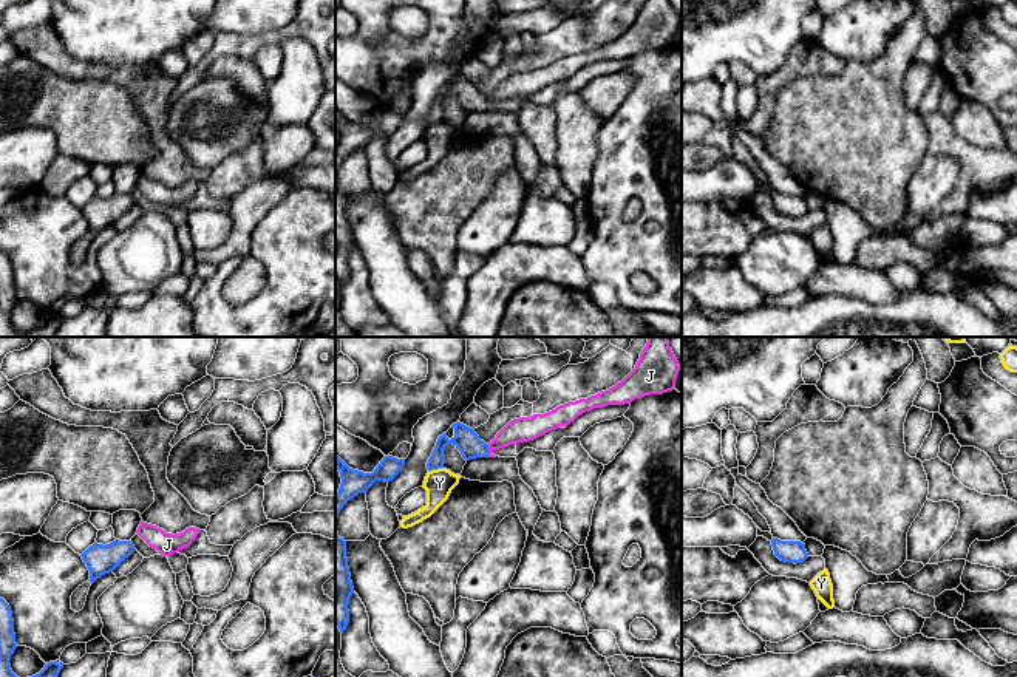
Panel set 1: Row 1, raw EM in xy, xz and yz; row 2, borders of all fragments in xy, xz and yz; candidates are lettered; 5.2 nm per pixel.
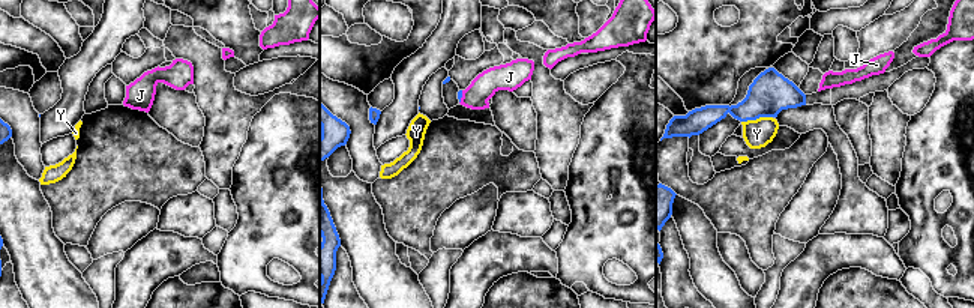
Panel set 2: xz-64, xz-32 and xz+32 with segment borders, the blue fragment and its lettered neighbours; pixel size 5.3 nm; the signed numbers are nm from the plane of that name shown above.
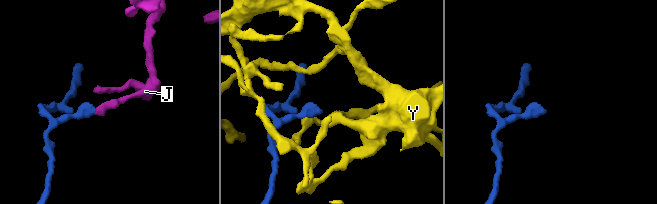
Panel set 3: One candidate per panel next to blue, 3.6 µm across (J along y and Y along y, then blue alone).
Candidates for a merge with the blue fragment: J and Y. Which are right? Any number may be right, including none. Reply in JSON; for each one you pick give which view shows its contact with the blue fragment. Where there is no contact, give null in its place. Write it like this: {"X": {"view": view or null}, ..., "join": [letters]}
{"join": []}

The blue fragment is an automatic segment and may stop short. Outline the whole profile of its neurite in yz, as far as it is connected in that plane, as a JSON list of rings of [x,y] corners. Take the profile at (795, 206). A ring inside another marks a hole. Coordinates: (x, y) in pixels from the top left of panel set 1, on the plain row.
[[[777,192],[771,193],[774,209],[785,216],[804,216],[808,212],[805,198],[801,195],[781,195]]]

